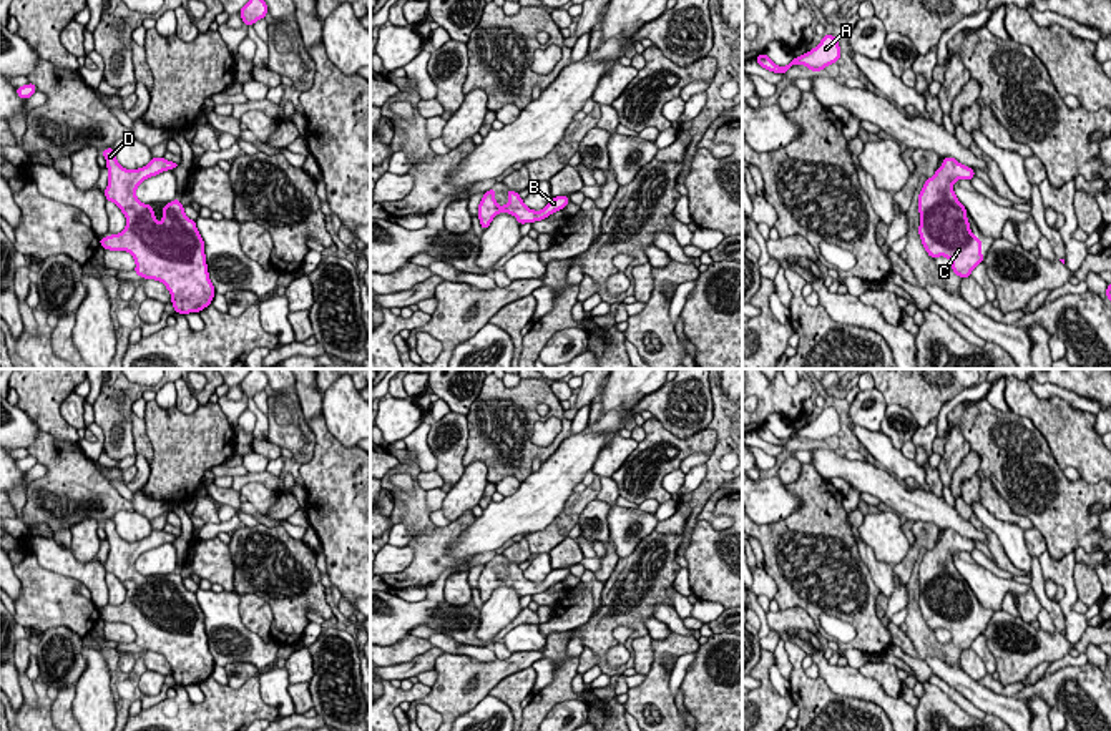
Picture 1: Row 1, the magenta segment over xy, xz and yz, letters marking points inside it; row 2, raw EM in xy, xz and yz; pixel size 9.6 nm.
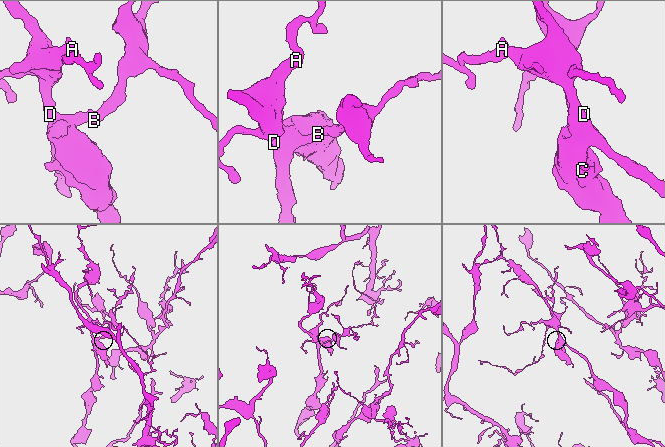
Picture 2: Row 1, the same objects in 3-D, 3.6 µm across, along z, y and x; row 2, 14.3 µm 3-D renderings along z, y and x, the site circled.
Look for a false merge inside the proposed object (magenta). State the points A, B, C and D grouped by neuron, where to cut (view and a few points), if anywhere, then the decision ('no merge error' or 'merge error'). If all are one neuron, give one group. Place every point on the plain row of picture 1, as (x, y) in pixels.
groups A B C D; cut none; no merge error

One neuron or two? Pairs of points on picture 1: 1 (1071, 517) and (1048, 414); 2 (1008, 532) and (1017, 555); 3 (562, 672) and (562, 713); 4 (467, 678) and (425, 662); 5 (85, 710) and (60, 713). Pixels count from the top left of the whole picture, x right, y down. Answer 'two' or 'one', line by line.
1: two
2: one
3: two
4: two
5: two

